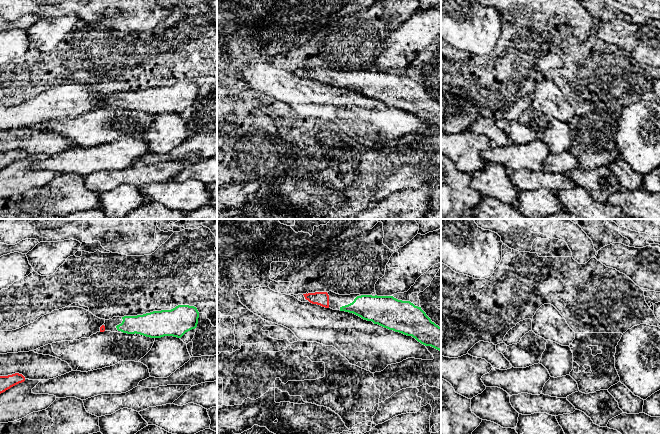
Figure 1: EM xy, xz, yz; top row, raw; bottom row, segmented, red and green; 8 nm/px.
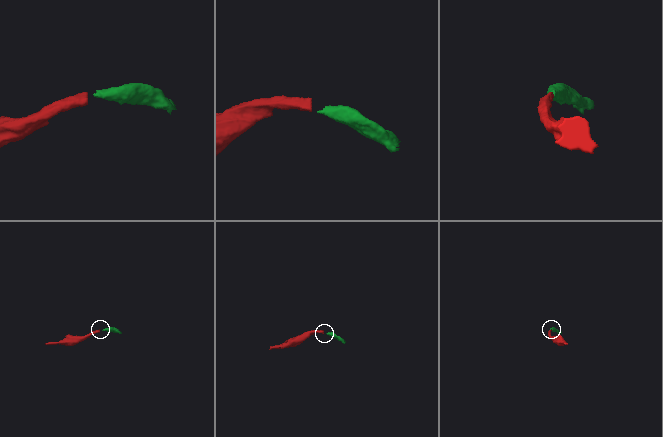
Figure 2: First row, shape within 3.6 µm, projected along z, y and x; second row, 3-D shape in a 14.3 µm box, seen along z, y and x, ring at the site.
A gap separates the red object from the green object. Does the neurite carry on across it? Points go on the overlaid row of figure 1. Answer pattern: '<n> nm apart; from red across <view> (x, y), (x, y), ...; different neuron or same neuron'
100 nm apart; from red across xy (104, 326), (116, 326); same neuron

